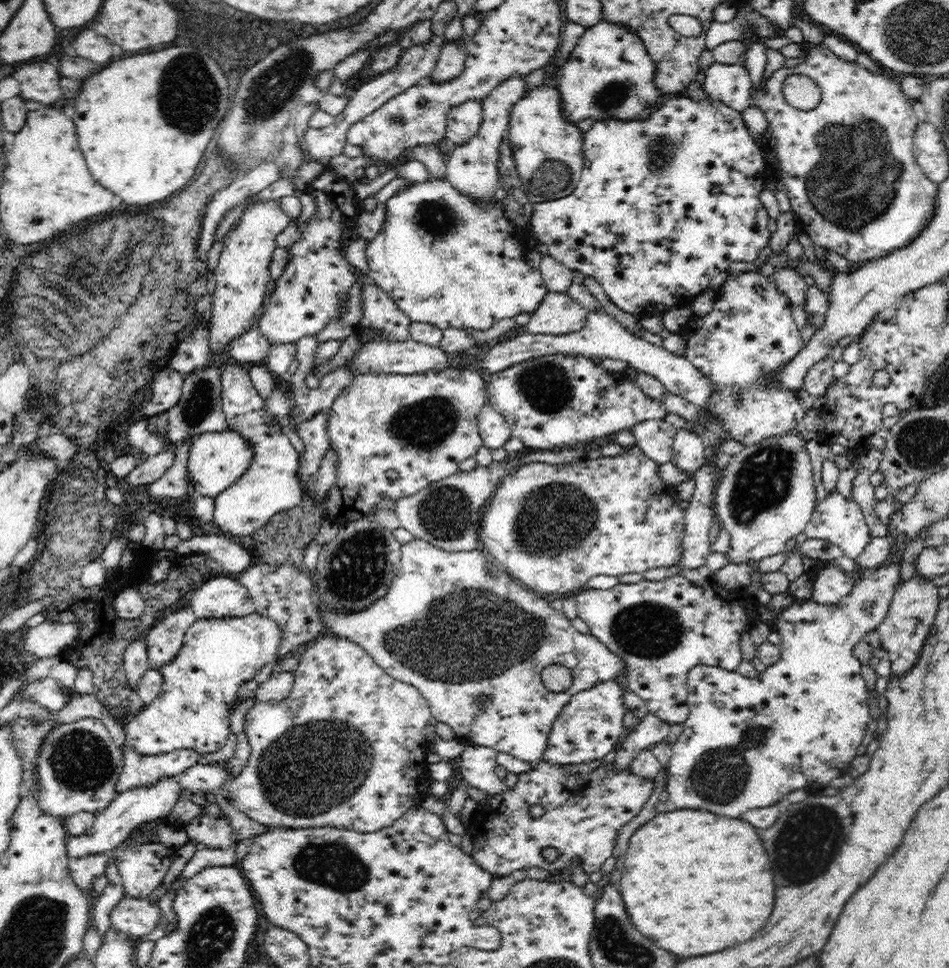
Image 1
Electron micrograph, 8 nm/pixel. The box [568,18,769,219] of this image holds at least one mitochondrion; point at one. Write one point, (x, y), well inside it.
(612, 96)

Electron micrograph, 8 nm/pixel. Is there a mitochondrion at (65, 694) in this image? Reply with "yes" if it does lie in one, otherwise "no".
no

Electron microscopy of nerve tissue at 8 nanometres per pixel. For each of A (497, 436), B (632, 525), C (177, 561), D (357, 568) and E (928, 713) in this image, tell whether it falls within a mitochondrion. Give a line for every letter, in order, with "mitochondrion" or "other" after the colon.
A: other
B: other
C: other
D: mitochondrion
E: other

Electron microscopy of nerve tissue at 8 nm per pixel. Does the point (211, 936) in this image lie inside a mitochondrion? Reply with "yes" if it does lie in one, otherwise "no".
yes

